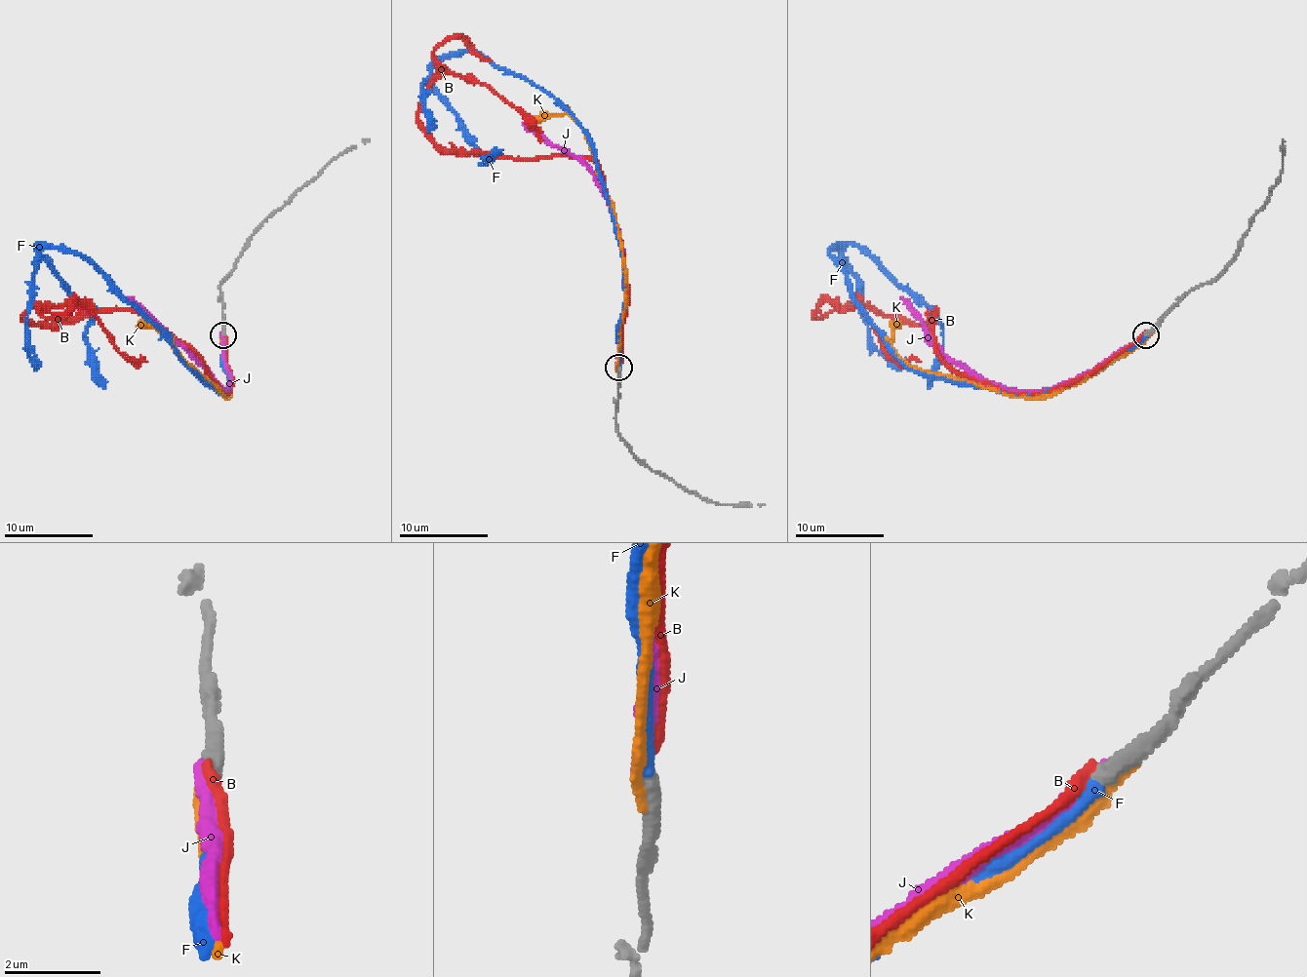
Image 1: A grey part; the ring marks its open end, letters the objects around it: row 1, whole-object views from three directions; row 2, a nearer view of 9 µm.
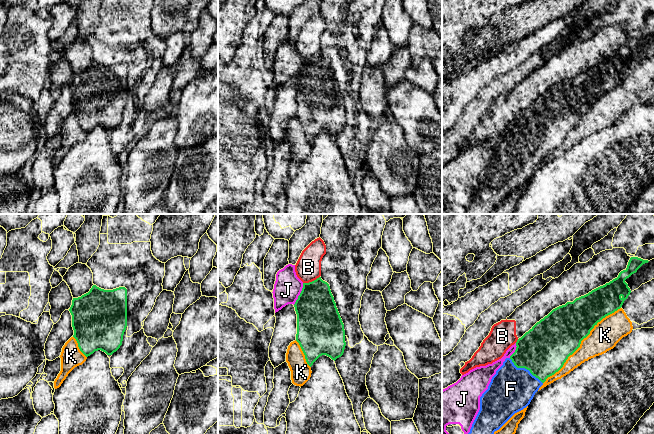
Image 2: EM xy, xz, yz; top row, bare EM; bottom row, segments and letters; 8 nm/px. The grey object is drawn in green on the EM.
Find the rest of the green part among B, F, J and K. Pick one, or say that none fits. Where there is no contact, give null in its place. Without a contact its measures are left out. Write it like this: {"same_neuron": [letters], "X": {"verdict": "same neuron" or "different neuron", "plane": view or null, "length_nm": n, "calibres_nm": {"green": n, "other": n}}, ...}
{"same_neuron": ["F"], "B": {"verdict": "different neuron", "plane": "xz", "length_nm": 150, "calibres_nm": {"green": 320, "other": 200}}, "F": {"verdict": "same neuron", "plane": "yz", "length_nm": 340, "calibres_nm": {"green": 400, "other": 360}}, "J": {"verdict": "different neuron", "plane": "xz", "length_nm": 190, "calibres_nm": {"green": 340, "other": 220}}, "K": {"verdict": "different neuron", "plane": "yz", "length_nm": 850, "calibres_nm": {"green": 380, "other": 220}}}

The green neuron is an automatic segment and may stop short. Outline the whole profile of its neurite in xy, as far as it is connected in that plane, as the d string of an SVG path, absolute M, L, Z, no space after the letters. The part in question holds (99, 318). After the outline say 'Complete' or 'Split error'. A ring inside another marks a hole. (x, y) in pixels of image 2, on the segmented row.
M93 285L88 293L73 298L69 311L72 315L73 337L86 357L98 350L112 355L120 348L127 327L127 289L125 287L104 290Z. Complete

